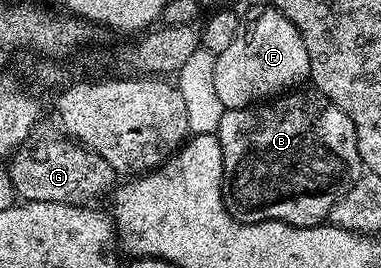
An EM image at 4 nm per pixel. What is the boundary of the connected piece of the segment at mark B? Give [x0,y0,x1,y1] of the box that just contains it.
[215,92,363,226]

